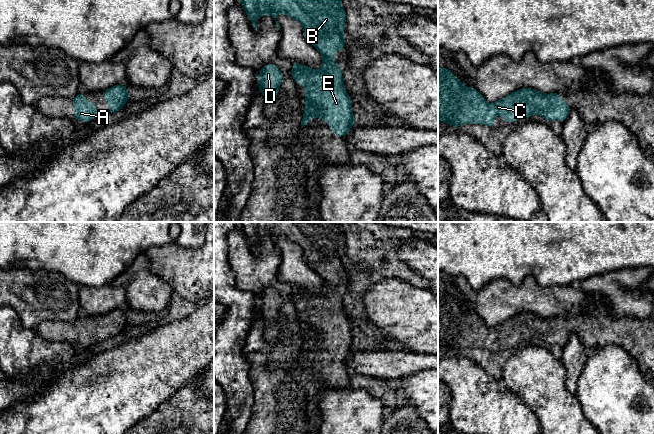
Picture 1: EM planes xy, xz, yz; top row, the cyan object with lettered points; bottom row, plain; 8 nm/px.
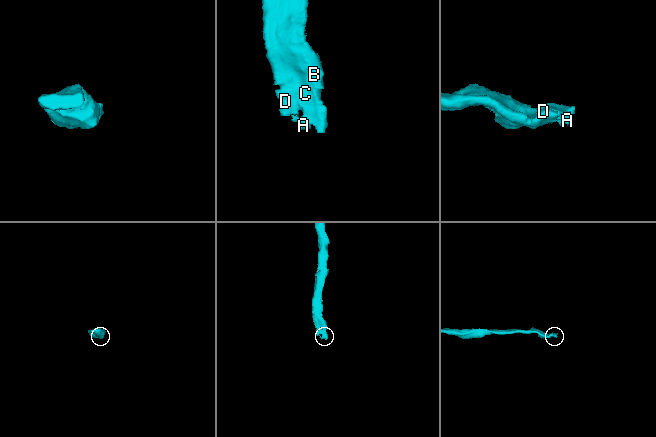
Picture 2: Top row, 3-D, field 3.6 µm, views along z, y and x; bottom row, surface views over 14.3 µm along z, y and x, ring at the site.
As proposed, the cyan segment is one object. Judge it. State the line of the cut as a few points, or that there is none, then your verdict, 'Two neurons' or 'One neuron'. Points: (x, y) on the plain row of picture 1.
No split. One neuron

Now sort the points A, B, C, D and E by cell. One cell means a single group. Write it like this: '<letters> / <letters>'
A B C D E

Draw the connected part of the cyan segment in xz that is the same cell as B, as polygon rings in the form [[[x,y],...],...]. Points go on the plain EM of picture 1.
[[[240,222],[240,227],[254,254],[257,253],[257,242],[265,238],[272,239],[276,245],[277,239],[283,237],[302,248],[304,262],[323,279],[323,287],[320,294],[314,294],[292,286],[291,300],[295,307],[305,311],[305,338],[302,340],[301,352],[308,349],[311,342],[317,341],[328,346],[336,360],[345,361],[357,344],[352,337],[352,328],[344,311],[340,289],[333,283],[336,275],[346,272],[346,265],[342,261],[345,256],[346,236],[341,222]]]

